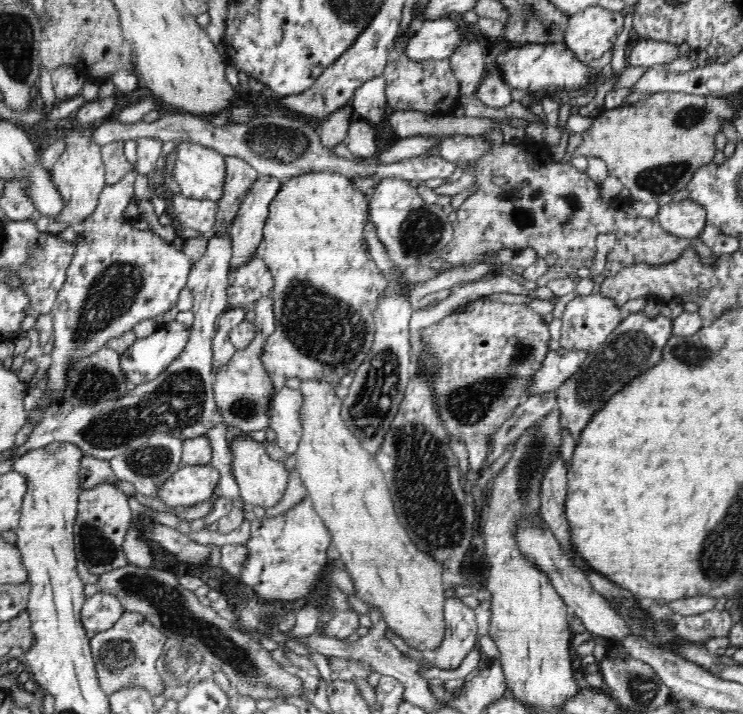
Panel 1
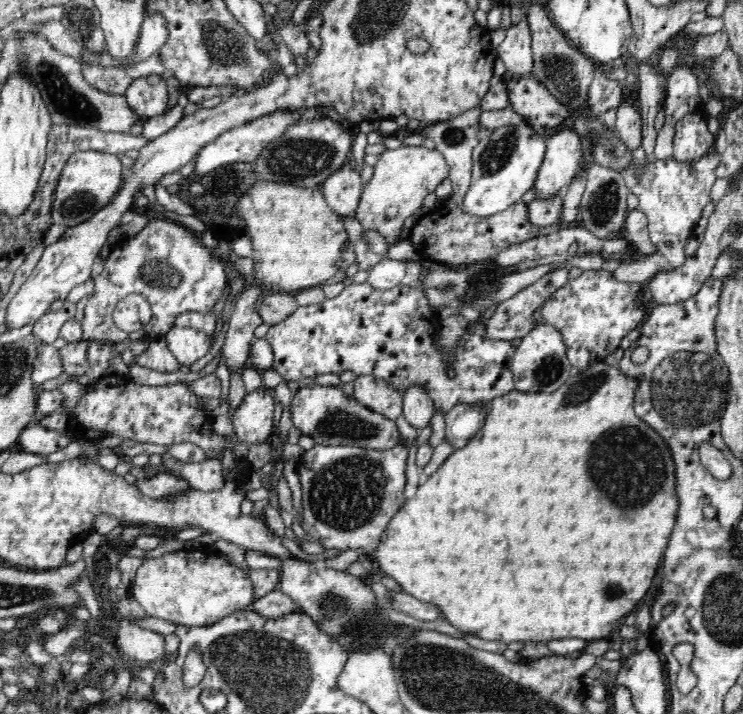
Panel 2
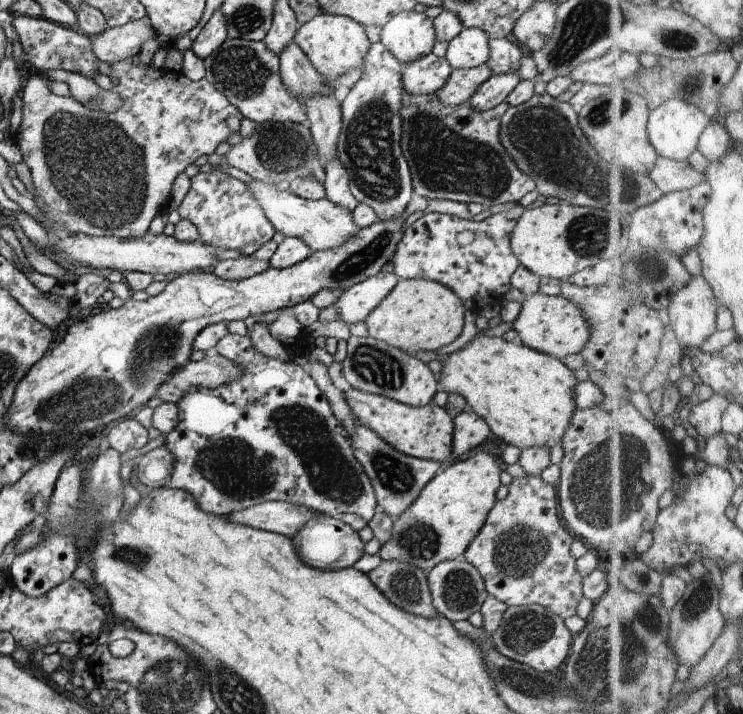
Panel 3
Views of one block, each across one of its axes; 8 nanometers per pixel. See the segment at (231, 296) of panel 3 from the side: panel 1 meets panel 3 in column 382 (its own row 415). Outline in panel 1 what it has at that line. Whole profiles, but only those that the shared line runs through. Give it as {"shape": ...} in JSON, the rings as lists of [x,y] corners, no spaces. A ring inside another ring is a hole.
{"shape":[[[268,296],[268,298],[260,298],[256,301],[255,313],[253,324],[257,330],[256,336],[246,348],[237,350],[234,356],[214,373],[213,381],[214,398],[223,422],[231,427],[240,428],[244,432],[256,432],[268,426],[270,417],[266,416],[266,411],[276,394],[266,367],[262,365],[262,359],[260,359],[262,346],[275,330],[273,298]]]}

